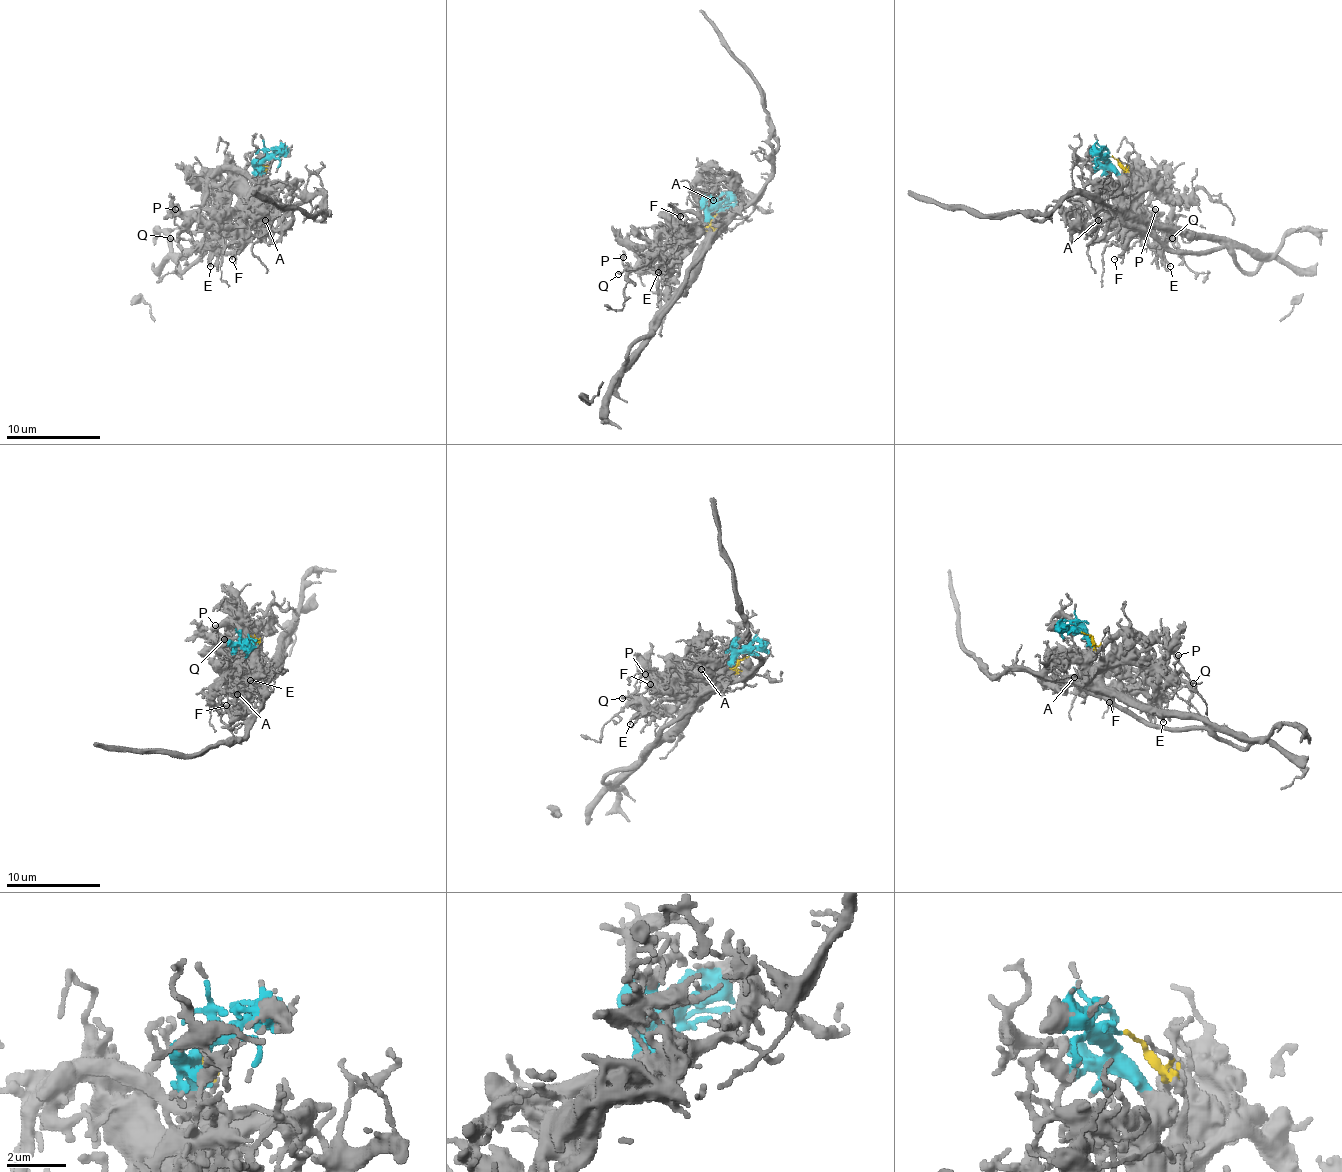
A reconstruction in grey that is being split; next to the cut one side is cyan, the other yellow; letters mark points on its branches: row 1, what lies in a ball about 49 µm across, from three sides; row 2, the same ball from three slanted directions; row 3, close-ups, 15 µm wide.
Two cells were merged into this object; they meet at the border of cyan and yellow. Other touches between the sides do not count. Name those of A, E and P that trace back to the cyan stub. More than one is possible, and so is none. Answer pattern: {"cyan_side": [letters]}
{"cyan_side": ["A", "E"]}

